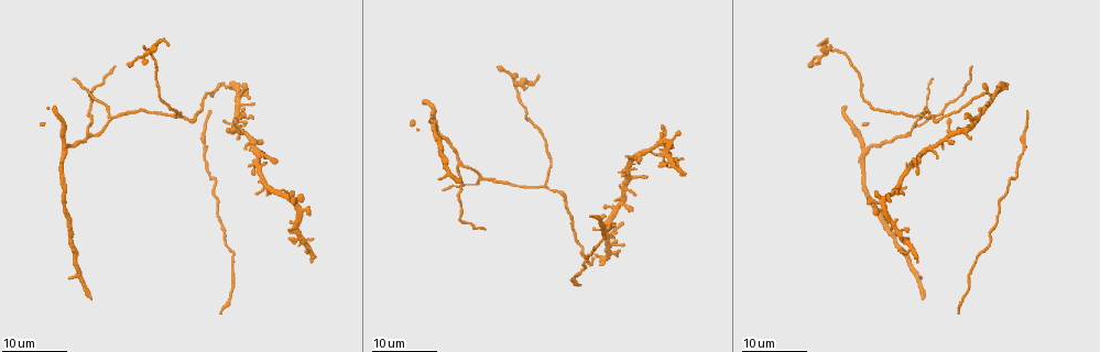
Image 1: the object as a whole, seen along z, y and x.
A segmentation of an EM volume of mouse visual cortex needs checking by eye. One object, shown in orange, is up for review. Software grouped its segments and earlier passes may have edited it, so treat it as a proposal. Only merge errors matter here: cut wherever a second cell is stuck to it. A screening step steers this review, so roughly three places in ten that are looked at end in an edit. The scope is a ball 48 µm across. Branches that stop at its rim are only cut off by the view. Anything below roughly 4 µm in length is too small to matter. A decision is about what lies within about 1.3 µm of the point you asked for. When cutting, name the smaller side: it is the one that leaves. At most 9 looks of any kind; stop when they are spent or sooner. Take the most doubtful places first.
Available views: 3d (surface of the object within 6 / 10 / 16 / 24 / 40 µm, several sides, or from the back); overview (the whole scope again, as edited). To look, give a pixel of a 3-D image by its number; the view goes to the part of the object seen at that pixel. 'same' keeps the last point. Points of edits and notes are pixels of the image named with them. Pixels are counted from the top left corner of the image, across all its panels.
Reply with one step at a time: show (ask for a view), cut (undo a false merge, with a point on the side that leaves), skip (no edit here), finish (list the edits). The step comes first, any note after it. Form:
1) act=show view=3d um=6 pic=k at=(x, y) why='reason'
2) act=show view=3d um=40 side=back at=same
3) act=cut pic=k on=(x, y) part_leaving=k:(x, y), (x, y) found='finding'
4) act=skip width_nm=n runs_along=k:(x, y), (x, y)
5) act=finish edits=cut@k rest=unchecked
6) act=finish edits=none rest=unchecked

act=show view=3d um=16 pic=1 at=(109, 118) why='small branch off a trunk'

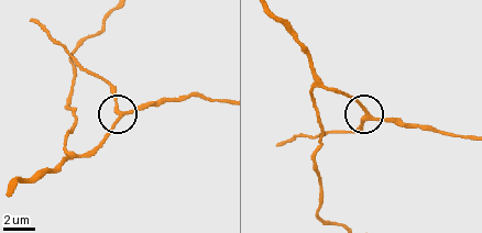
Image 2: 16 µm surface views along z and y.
act=show view=3d um=6 pic=2 at=(119, 113)

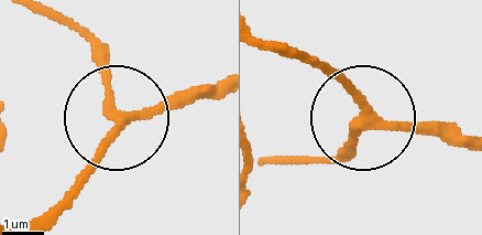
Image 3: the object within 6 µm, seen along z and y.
act=show view=3d um=6 side=back pic=3 at=(364, 113)

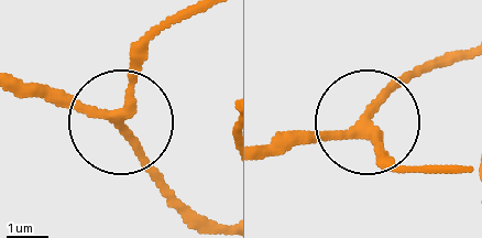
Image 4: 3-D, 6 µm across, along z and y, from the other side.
act=skip side_arm_um=9 runs_along=4:(270, 154), (371, 126), (392, 168) found='one cell here'

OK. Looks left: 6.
act=show view=3d um=24 pic=1 at=(927, 115) why='three arms meet'

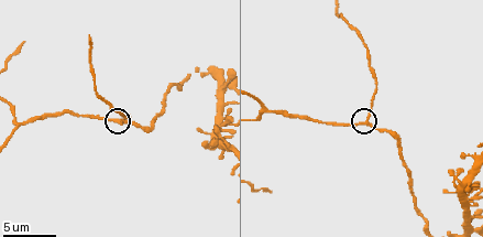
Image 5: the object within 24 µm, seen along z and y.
act=show view=3d um=10 pic=5 at=(119, 122) why='closer look'

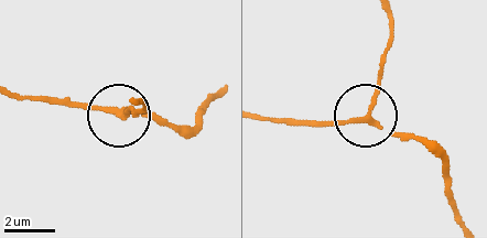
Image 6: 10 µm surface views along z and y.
act=skip width_nm=170 runs_along=6:(450, 174), (424, 145), (392, 134), (369, 114), (387, 46) found='all the same cell'

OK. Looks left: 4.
act=show view=3d um=16 pic=1 at=(460, 166)

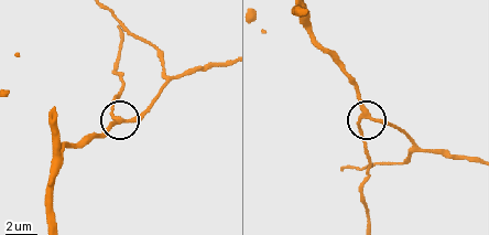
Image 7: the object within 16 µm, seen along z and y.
act=show view=3d um=10 pic=7 at=(114, 117) why='closer look'

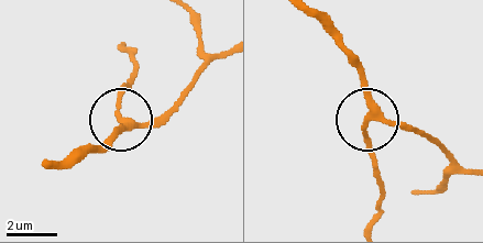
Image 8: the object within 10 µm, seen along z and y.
act=show view=3d um=6 pic=8 at=(370, 118)

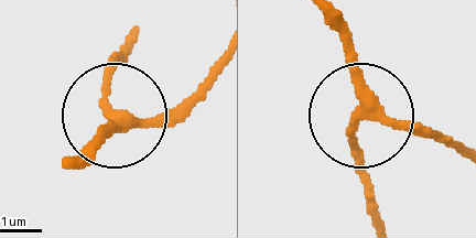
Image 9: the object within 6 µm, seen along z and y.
act=skip arms=3 runs_along=9:(213, 76), (160, 115), (128, 118), (107, 97), (118, 58) found='one cell here'

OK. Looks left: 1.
act=show view=3d um=10 pic=5 at=(470, 201) why='thin arm on a thick one'

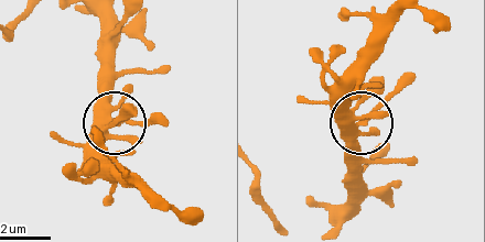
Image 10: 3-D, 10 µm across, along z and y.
act=skip found='all the same cell'

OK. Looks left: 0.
act=finish edits=none rest=unchecked

